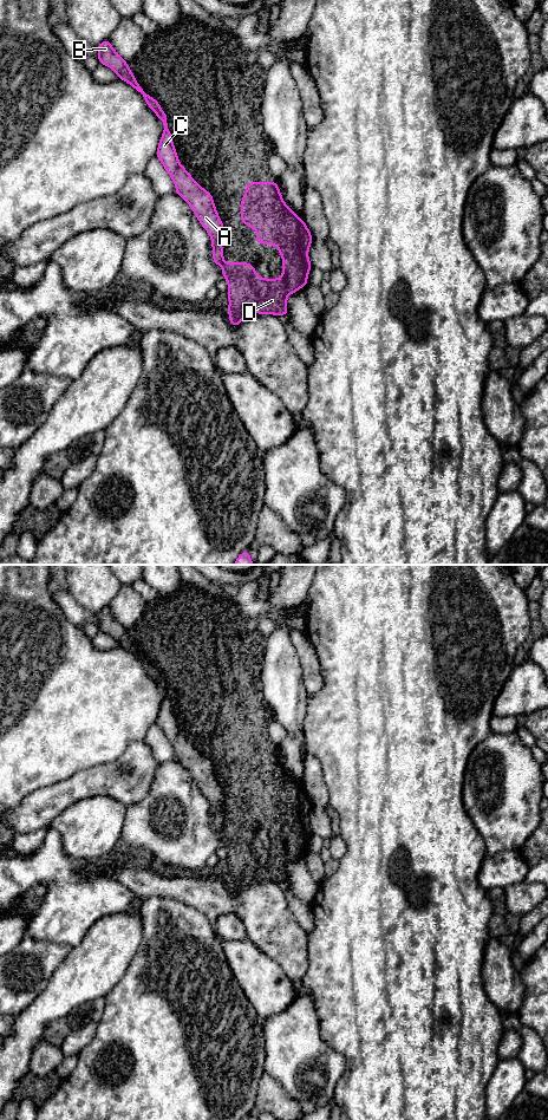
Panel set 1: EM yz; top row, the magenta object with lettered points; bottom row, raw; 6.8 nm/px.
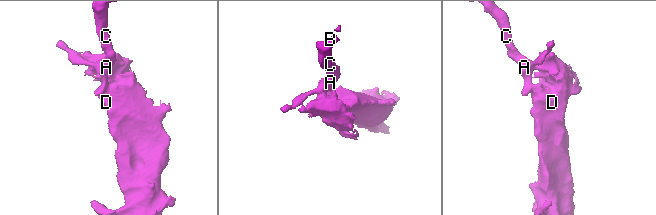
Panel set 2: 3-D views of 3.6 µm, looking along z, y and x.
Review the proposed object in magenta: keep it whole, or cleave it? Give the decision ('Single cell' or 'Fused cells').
Fused cells

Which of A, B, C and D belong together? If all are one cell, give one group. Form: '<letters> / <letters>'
A B C / D

